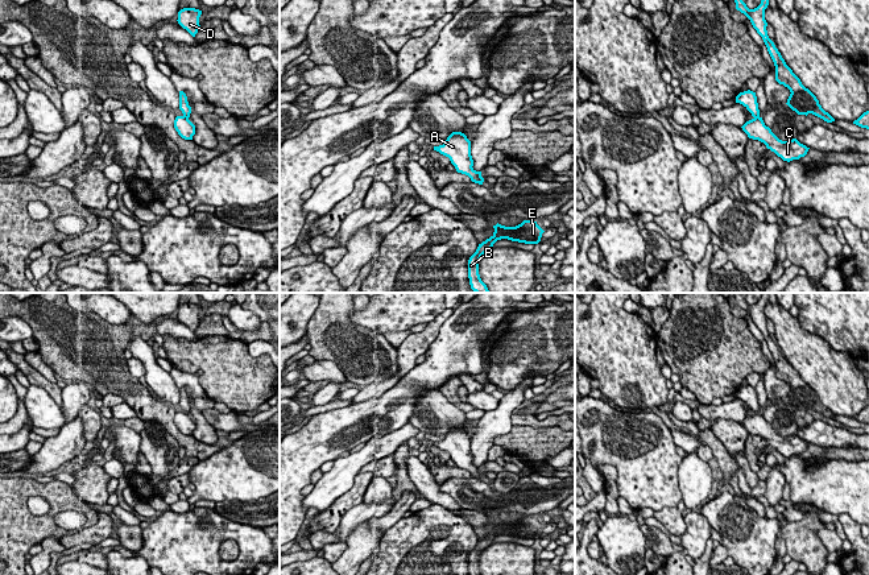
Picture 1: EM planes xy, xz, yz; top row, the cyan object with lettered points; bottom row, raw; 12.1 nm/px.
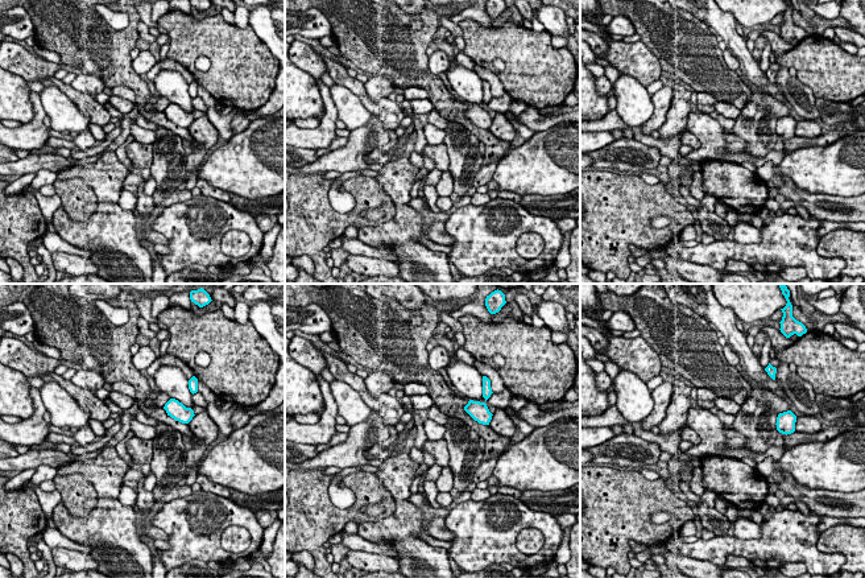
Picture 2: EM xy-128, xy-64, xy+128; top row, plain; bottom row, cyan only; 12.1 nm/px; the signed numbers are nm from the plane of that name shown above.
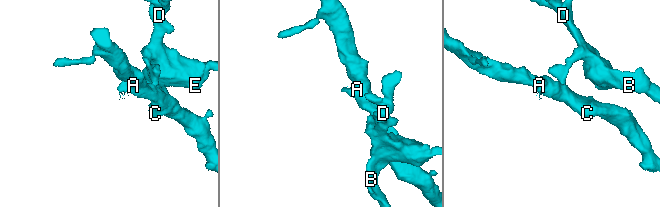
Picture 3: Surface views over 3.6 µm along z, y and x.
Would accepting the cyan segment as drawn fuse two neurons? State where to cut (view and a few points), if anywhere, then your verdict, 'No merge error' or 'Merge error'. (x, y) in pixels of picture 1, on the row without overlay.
Split along xy (183, 410), (187, 413). Merge error

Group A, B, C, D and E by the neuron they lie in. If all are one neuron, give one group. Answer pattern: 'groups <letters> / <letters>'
groups A C / B D E

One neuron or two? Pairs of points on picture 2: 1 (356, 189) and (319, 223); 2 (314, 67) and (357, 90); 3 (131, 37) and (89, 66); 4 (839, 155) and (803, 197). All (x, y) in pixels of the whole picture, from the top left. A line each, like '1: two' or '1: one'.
1: one
2: two
3: two
4: two

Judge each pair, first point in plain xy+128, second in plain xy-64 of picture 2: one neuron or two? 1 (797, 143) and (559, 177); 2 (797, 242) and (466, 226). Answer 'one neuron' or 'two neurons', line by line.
1: two neurons
2: one neuron

